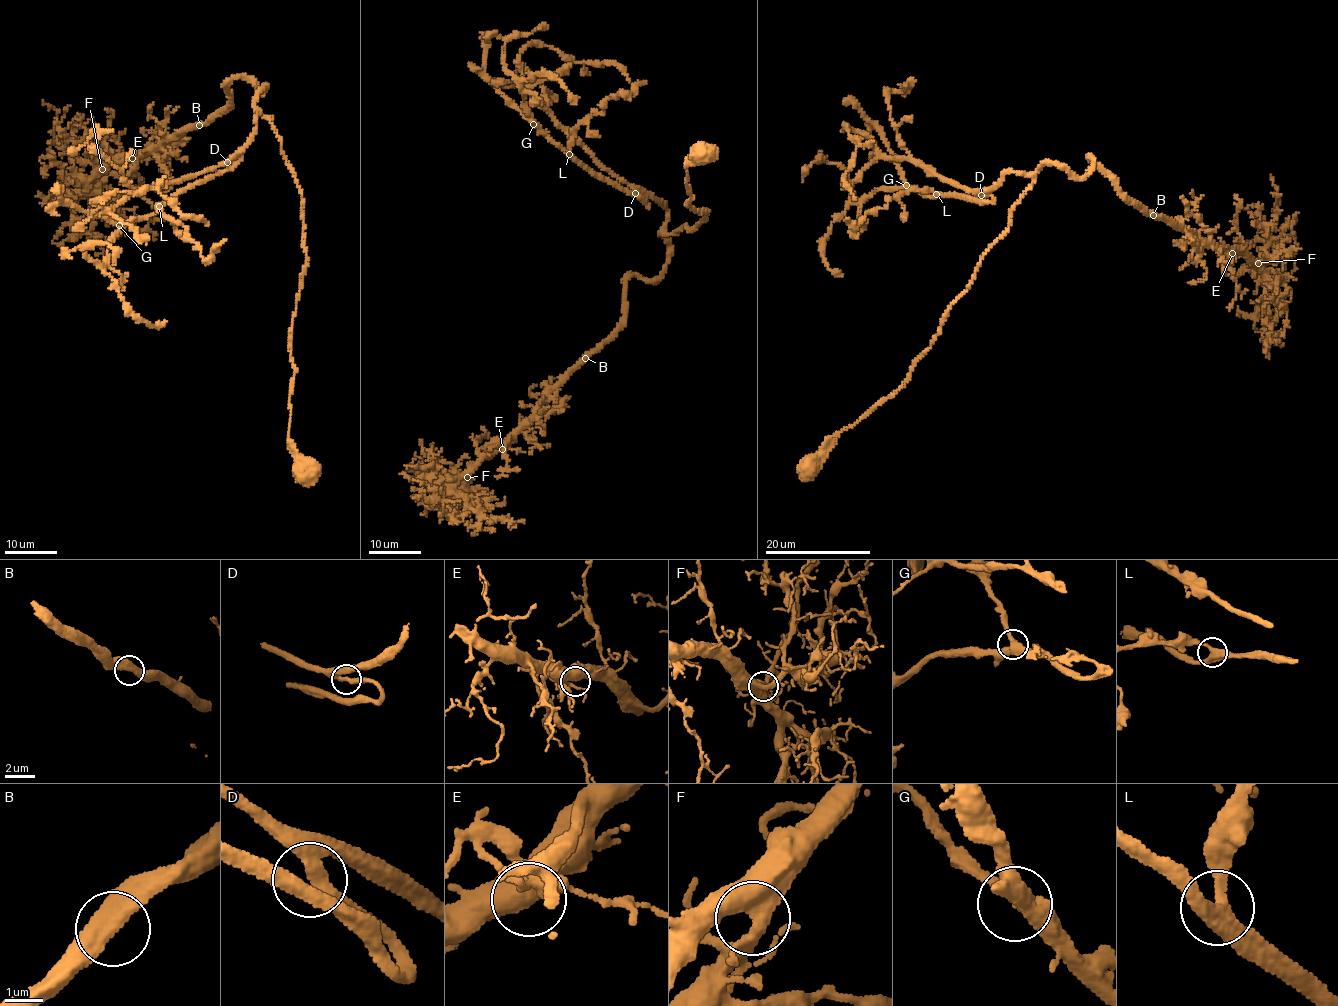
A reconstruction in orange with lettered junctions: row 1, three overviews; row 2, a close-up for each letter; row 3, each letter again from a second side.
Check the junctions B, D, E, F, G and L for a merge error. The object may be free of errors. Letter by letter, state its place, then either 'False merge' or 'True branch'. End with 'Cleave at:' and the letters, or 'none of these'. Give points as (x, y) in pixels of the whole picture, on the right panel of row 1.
B: Place: (1153, 215). True branch
D: Place: (981, 195). True branch
E: Place: (1232, 253). True branch
F: Place: (1258, 263). True branch
G: Place: (906, 185). True branch
L: Place: (936, 194). True branch
Cleave at: none of these

